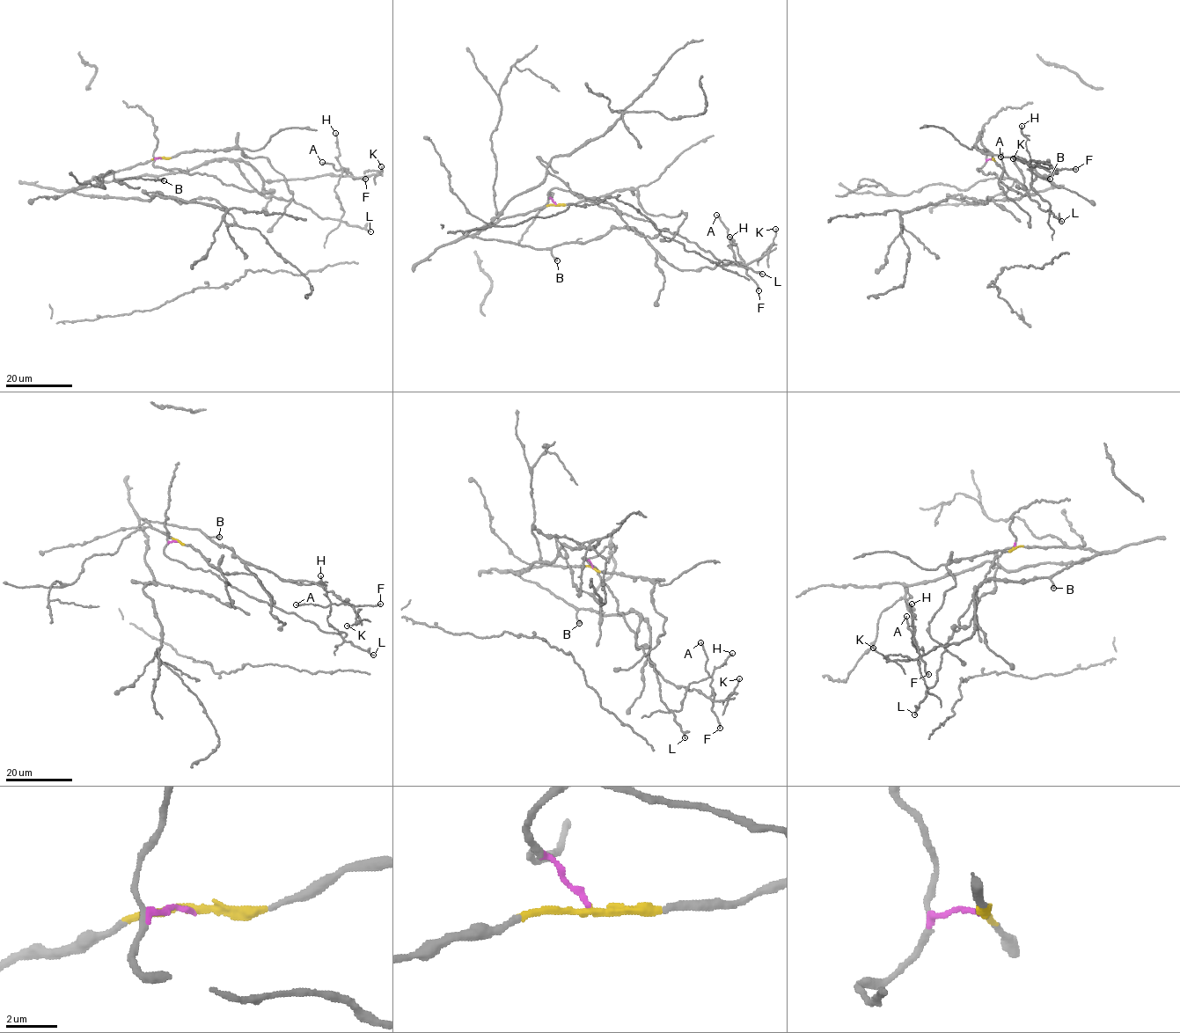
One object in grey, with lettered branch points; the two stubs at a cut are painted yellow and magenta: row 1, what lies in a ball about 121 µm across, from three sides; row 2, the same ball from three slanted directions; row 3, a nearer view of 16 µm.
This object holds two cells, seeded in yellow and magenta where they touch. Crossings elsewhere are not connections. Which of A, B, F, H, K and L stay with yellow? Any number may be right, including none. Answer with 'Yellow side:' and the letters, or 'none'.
Yellow side: B, K

